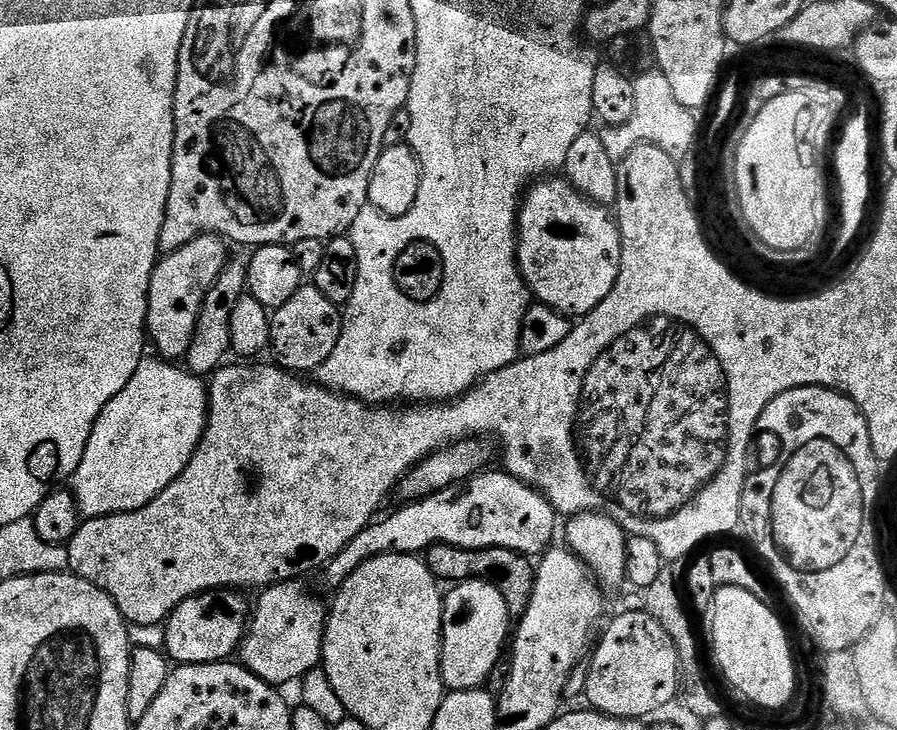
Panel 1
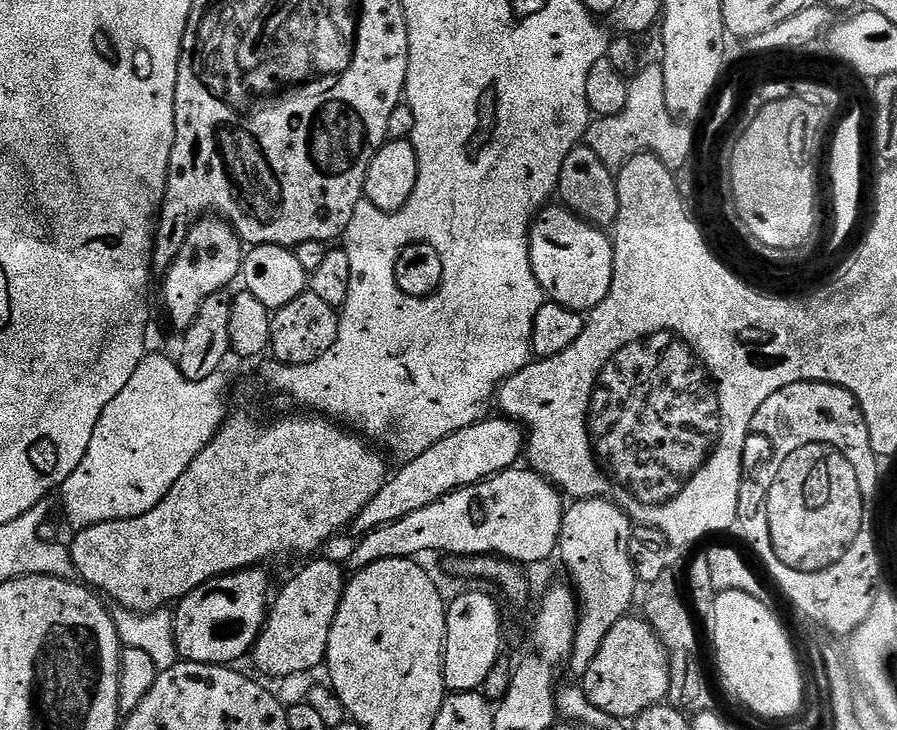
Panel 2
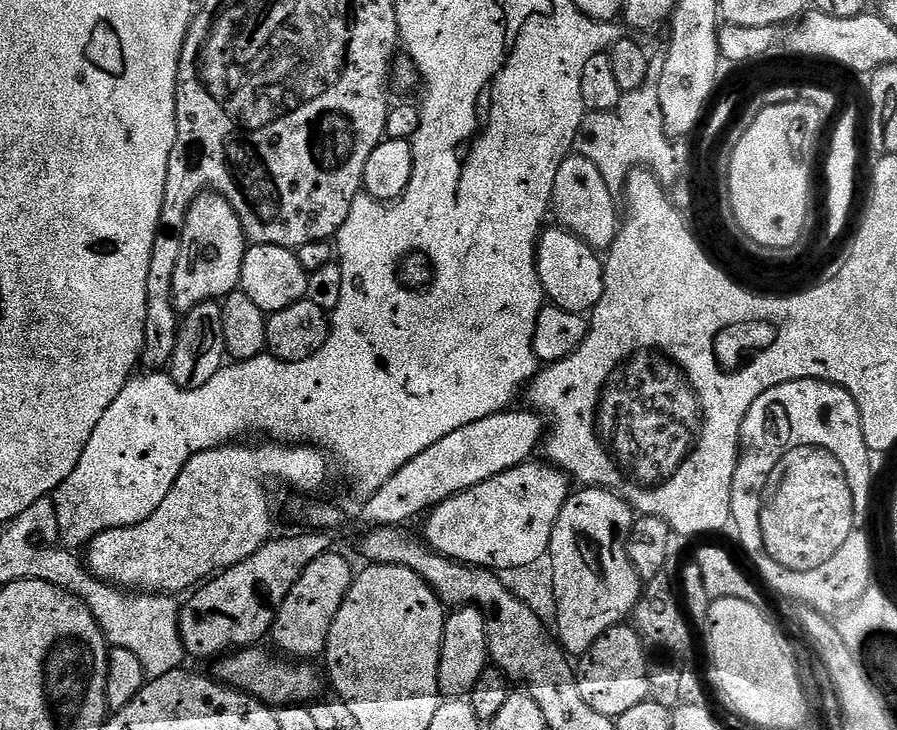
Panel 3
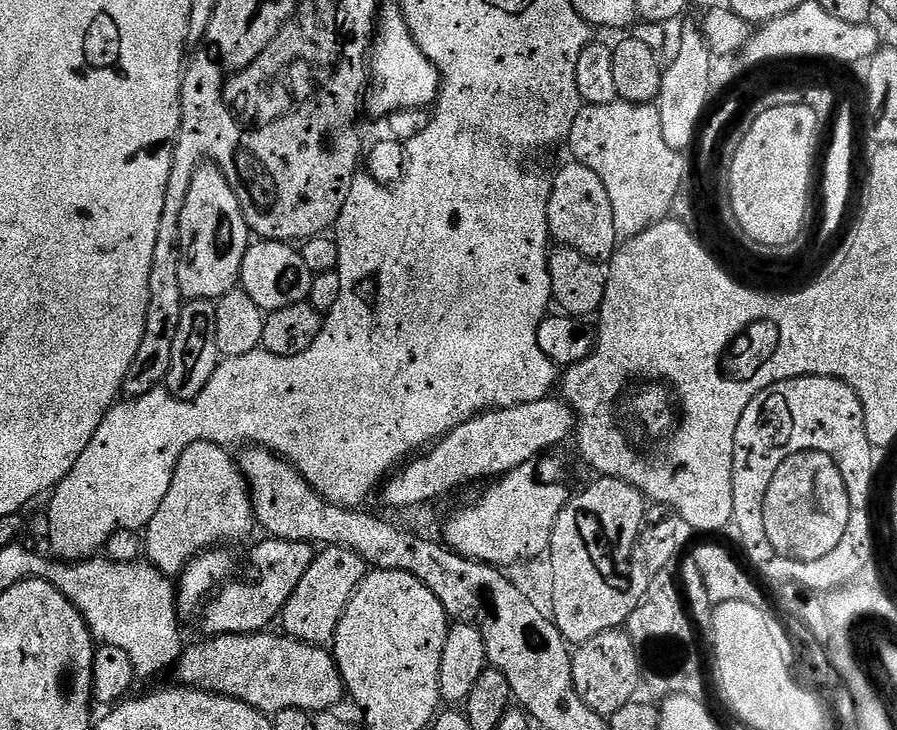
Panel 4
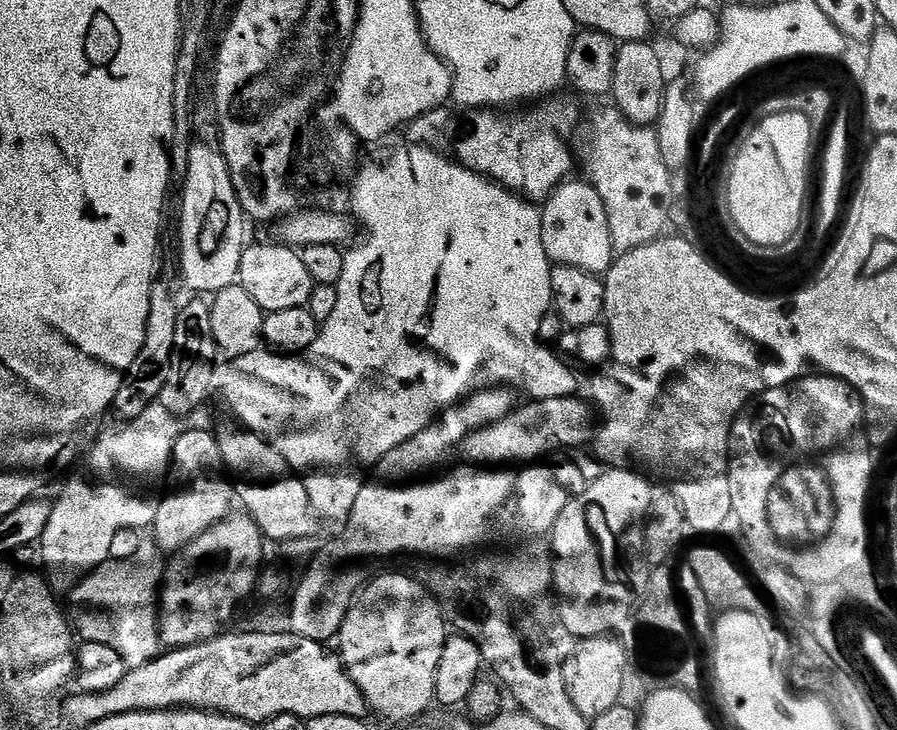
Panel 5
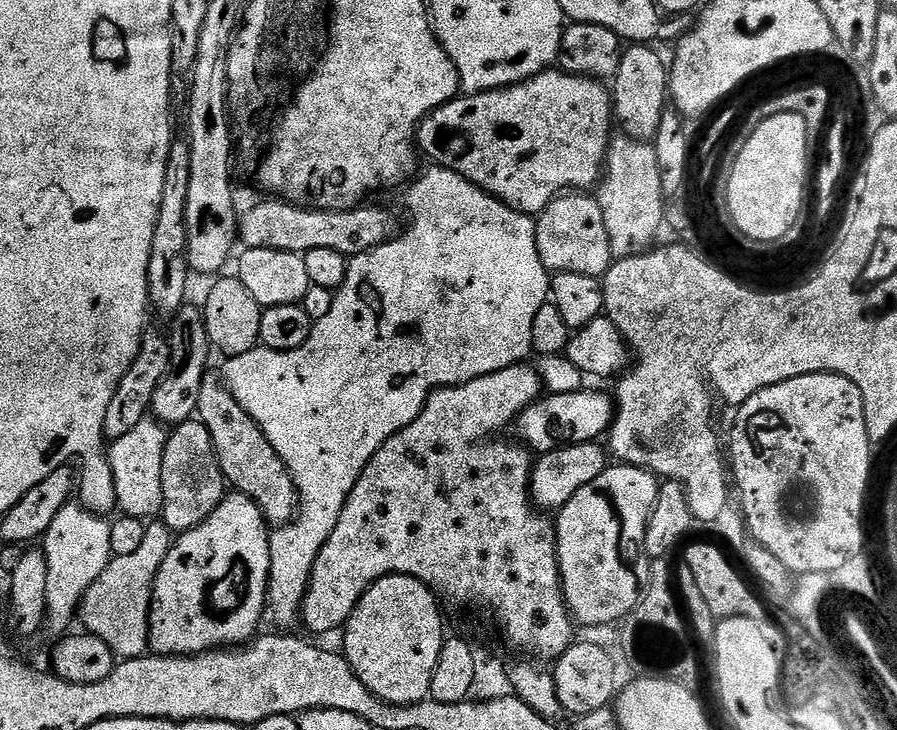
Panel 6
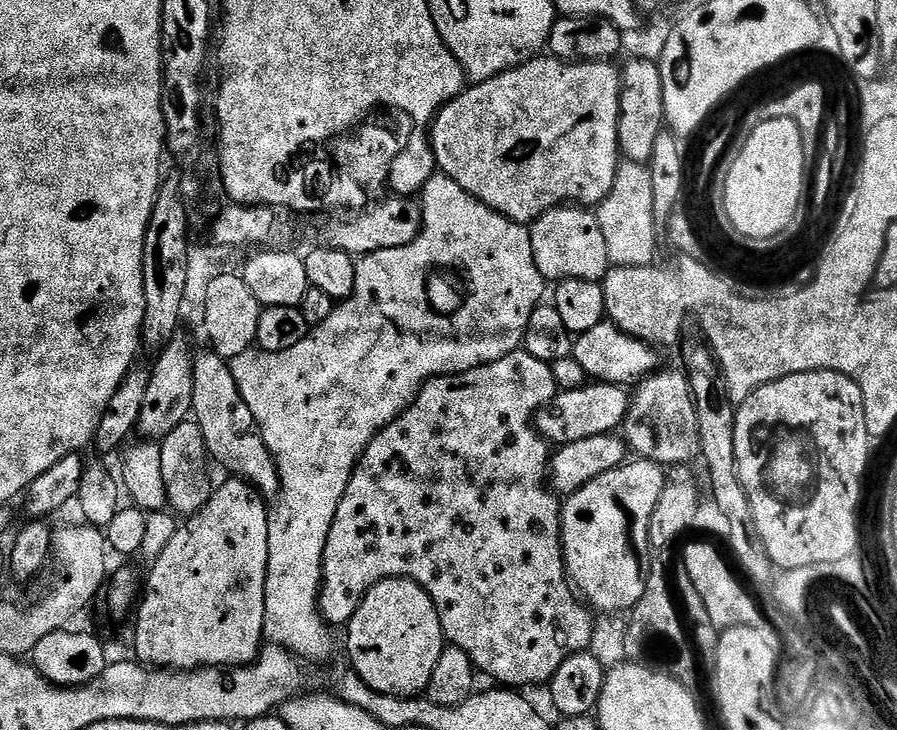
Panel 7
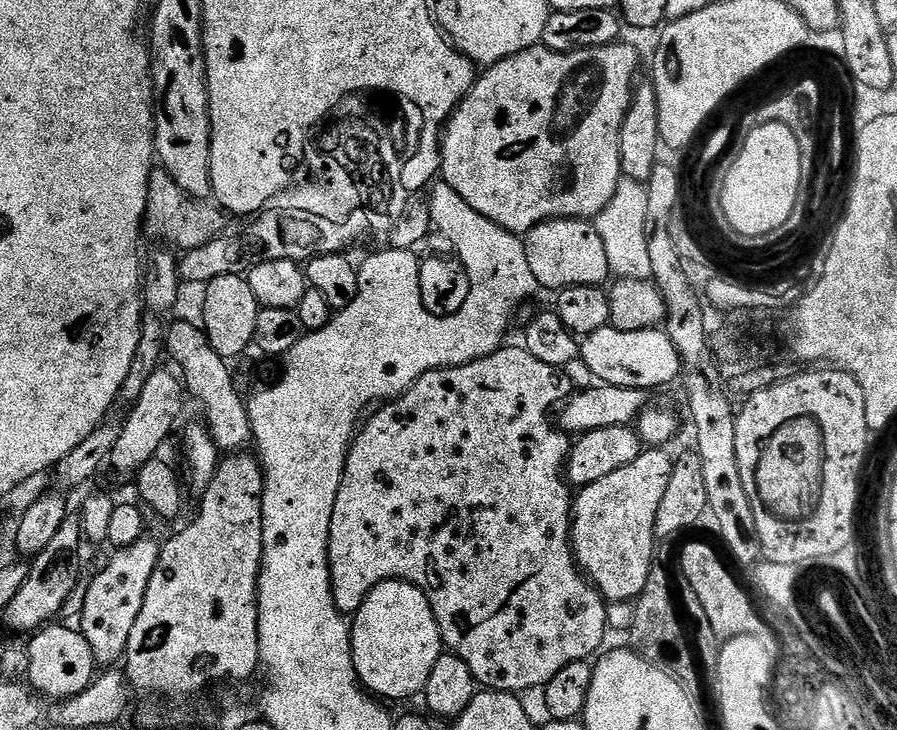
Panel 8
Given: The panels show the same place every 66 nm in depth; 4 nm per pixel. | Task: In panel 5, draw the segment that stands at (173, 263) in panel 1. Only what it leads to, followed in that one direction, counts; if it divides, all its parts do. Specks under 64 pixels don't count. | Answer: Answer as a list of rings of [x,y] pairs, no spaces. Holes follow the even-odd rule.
[[[211,111],[195,113],[194,136],[189,146],[189,169],[182,179],[184,201],[180,204],[180,276],[192,291],[189,293],[215,294],[237,283],[246,247],[246,217],[224,152],[220,149],[220,128]]]

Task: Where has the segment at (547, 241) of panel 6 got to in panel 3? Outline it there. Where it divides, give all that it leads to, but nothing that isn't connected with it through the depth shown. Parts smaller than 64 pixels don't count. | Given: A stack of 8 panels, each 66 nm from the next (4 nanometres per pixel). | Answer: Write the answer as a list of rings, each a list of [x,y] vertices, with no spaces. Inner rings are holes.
[[[575,154],[565,158],[562,166],[558,166],[558,178],[554,178],[554,194],[551,207],[557,216],[559,227],[567,228],[578,238],[585,240],[591,248],[607,250],[616,241],[621,217],[616,217],[617,197],[606,186],[598,166],[590,162],[590,158],[582,158]]]

